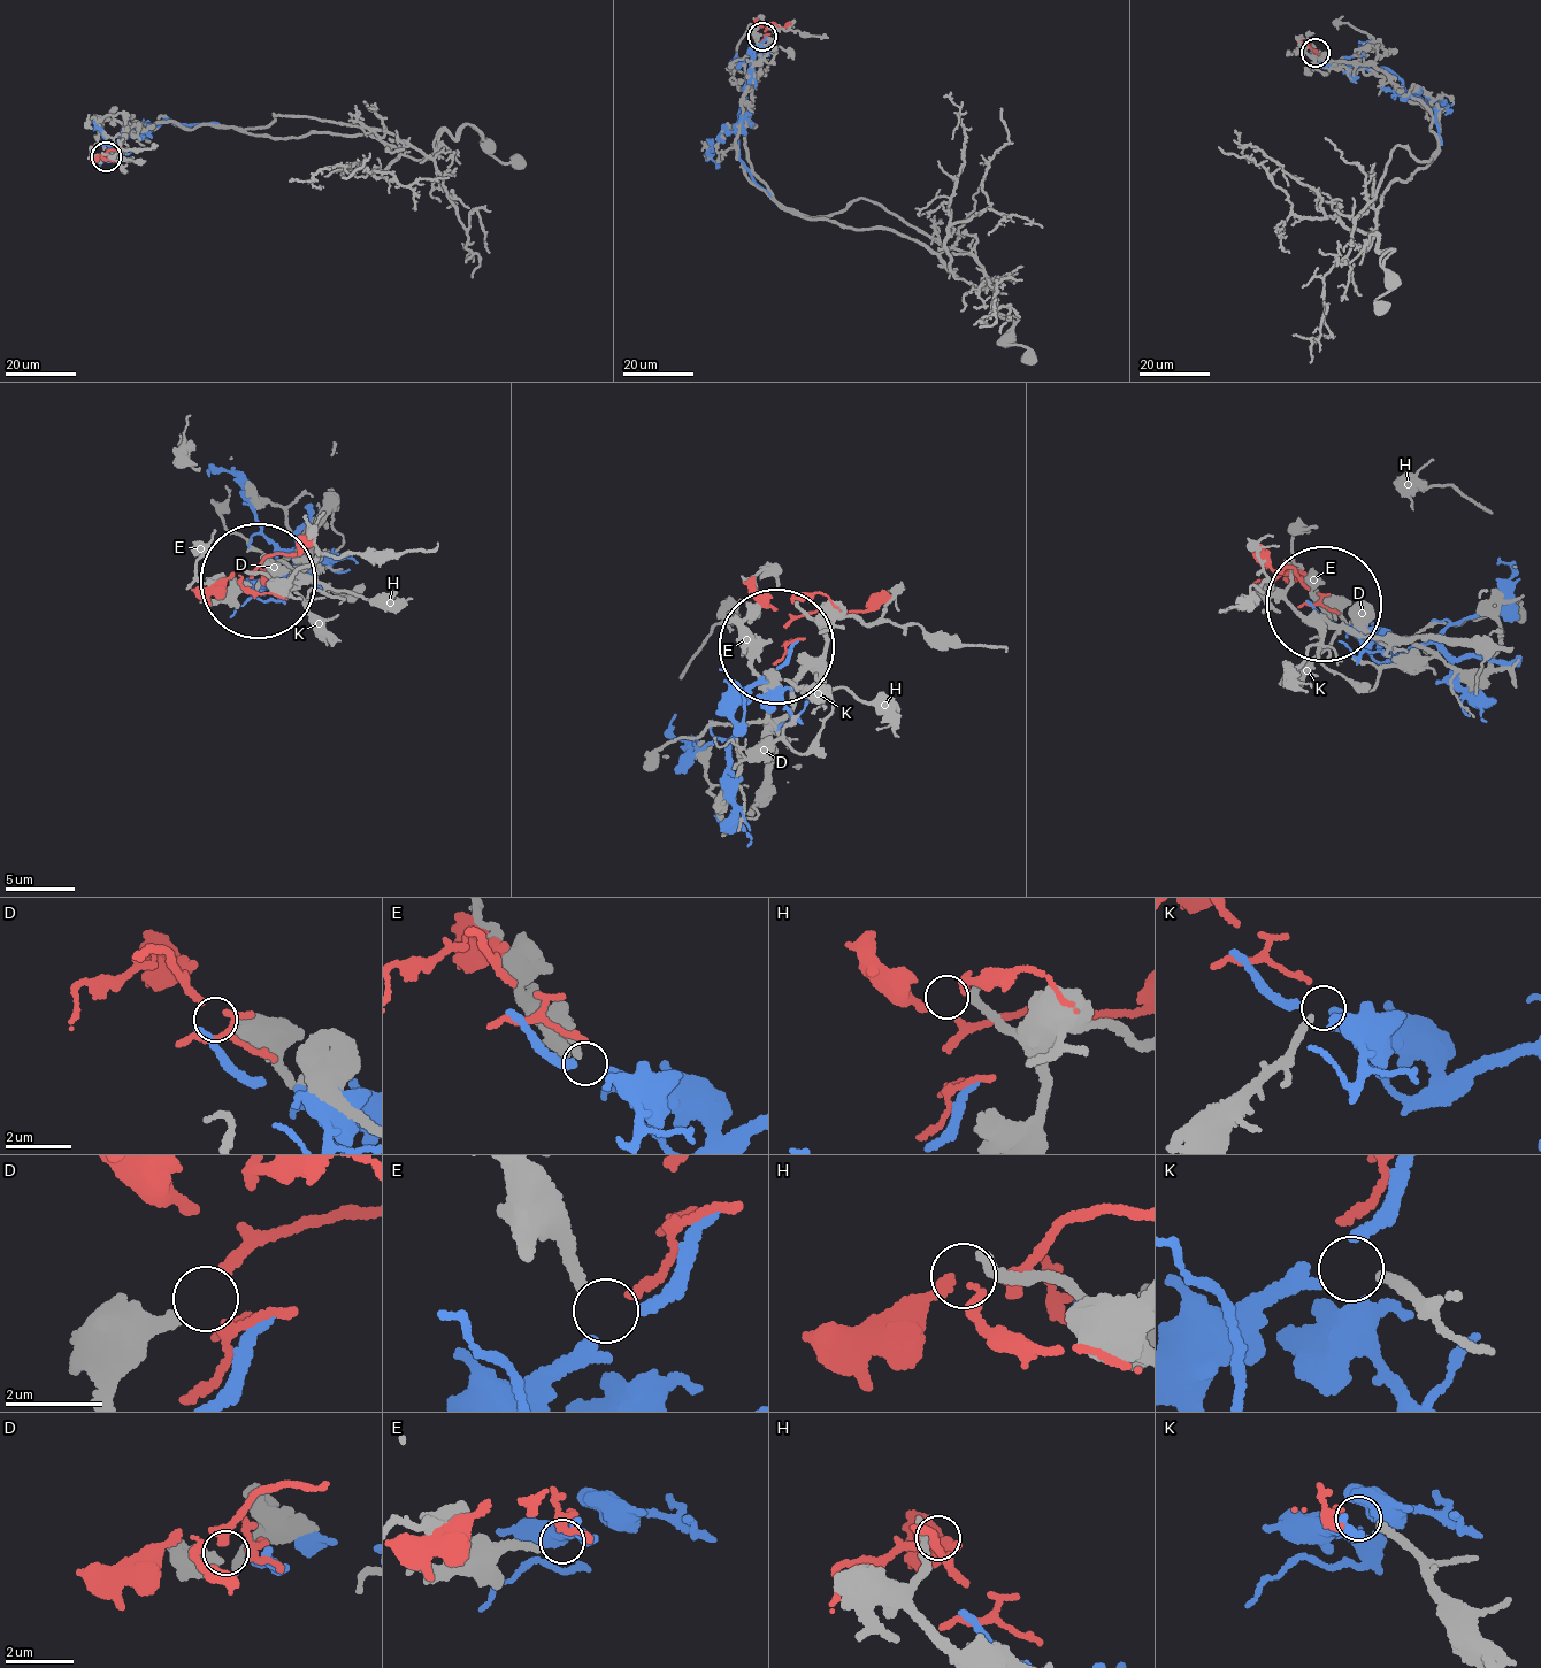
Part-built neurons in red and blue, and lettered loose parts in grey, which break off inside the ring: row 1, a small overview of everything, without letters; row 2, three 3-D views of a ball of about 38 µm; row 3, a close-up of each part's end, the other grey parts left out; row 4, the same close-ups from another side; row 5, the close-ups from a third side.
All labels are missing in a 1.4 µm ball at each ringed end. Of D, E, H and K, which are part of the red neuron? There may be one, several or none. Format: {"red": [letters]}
{"red": ["D"]}

